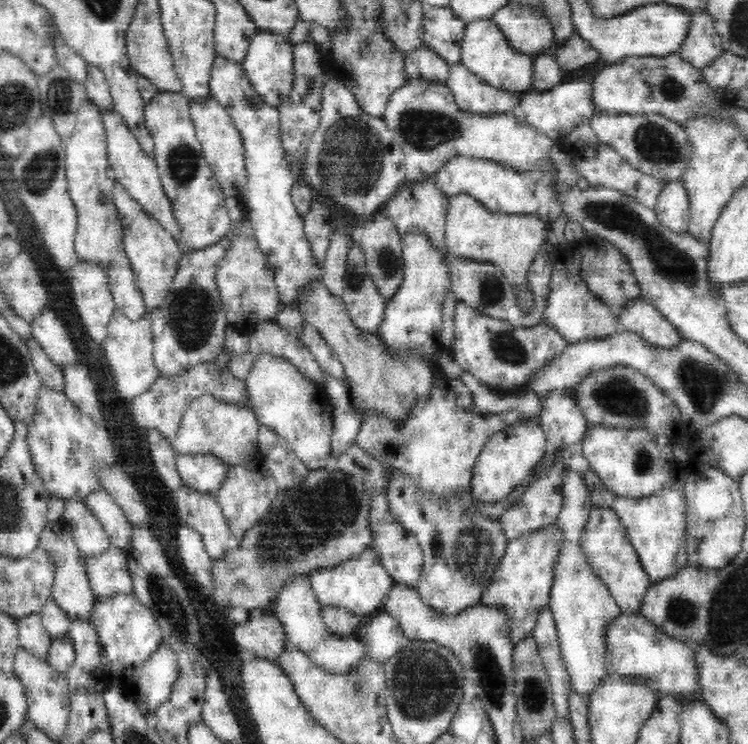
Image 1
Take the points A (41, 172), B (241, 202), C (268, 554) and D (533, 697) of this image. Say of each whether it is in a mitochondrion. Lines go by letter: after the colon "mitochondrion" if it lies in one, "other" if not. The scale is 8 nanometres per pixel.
A: mitochondrion
B: other
C: mitochondrion
D: mitochondrion

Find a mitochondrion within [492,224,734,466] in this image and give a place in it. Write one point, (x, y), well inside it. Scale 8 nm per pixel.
(705, 386)

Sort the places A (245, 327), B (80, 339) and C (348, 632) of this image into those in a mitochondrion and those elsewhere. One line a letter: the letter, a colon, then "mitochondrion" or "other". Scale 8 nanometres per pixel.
A: other
B: other
C: other

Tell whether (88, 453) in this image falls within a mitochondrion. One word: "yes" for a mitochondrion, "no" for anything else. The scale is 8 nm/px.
no

